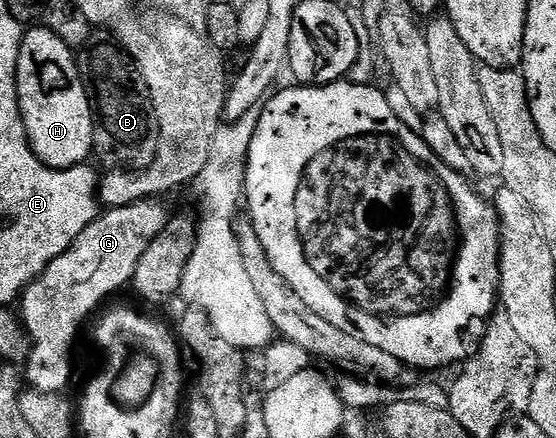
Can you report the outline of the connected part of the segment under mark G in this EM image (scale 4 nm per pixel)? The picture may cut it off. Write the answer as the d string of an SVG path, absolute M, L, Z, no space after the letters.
M141 200L130 204L129 206L113 206L105 209L86 229L78 236L78 240L74 240L74 244L66 252L62 252L62 256L58 256L52 261L46 269L44 269L37 278L30 282L25 288L22 297L19 299L18 309L19 317L22 319L24 333L27 341L30 343L28 354L28 382L27 385L33 390L40 390L43 394L60 394L68 386L68 381L72 378L72 345L76 342L76 333L80 330L80 325L88 318L88 313L99 304L103 298L111 296L115 290L120 290L123 286L127 287L131 283L134 272L138 268L138 260L142 260L142 252L146 252L146 248L150 248L150 240L154 240L154 236L158 236L158 232L162 232L162 228L167 224L170 217L169 211L166 212L159 206L156 200Z

